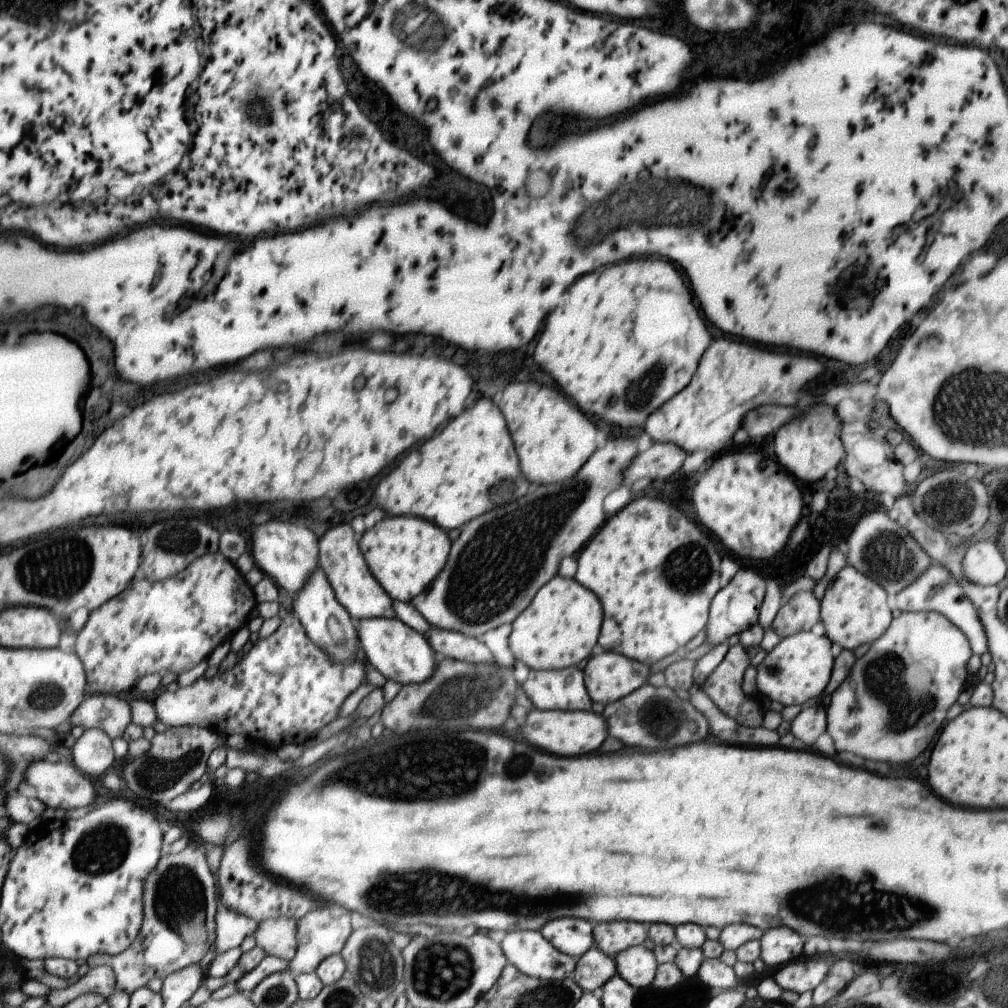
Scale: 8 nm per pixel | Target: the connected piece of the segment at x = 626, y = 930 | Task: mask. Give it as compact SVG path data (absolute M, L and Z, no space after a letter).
M602 921L595 923L594 937L595 946L613 957L626 948L641 945L645 940L645 928L638 922Z

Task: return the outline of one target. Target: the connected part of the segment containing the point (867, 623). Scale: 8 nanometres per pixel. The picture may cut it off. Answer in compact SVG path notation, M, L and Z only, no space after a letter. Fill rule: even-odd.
M845 565L827 582L823 597L819 603L819 627L826 632L833 644L842 649L853 651L855 646L874 642L890 626L891 610L885 600L882 585L869 580L856 568Z

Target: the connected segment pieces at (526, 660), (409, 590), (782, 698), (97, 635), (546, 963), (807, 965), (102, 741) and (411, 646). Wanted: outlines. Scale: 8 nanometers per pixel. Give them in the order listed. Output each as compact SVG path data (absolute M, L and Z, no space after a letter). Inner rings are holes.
M555 574L553 578L546 583L547 588L535 596L535 604L527 608L521 616L511 623L509 633L509 650L514 660L522 662L529 669L533 670L551 670L563 669L567 666L574 667L577 662L589 658L591 648L595 646L595 640L599 638L599 624L601 624L601 606L597 598L583 588L574 578L561 578Z
M413 516L383 518L371 530L365 530L359 540L363 540L363 552L367 552L367 564L371 564L371 572L379 576L378 583L393 602L404 603L409 603L414 596L430 587L435 576L445 566L451 546L443 530Z
M809 631L780 639L756 665L755 690L764 695L775 707L802 707L805 700L815 698L829 682L829 674L833 668L829 640L825 636L815 638Z
M221 553L207 554L203 558L199 558L195 564L191 563L191 568L187 572L181 572L179 576L171 578L171 580L163 580L163 582L151 582L144 576L141 576L141 582L137 582L135 586L127 588L121 595L115 596L109 600L101 608L90 612L89 620L85 624L85 628L78 633L75 638L75 644L72 647L82 657L83 664L86 667L87 678L89 680L89 688L94 694L112 694L117 695L121 692L127 692L131 688L137 686L138 682L147 675L164 674L165 672L175 672L181 674L187 672L195 666L199 666L203 660L206 660L215 652L217 646L221 646L227 638L231 638L237 630L241 630L243 626L248 626L251 619L254 617L253 612L257 612L259 607L258 597L255 596L254 588L247 582L247 578L237 570L234 562L223 556Z
M507 931L498 945L507 963L534 979L558 982L577 966L576 958L559 952L539 931Z
M795 960L776 968L771 977L781 990L799 995L805 990L813 990L827 971L827 964L821 960Z
M101 728L85 729L73 745L72 762L84 775L101 780L115 764L115 750L111 740Z
M396 618L357 620L357 644L365 660L375 670L383 674L386 680L393 680L401 686L421 684L437 670L438 656L431 650L427 638Z

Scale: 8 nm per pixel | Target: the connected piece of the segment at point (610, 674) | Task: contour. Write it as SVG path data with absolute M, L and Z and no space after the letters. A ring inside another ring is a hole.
M599 650L583 667L587 692L602 707L642 686L647 680L647 666L622 653Z

